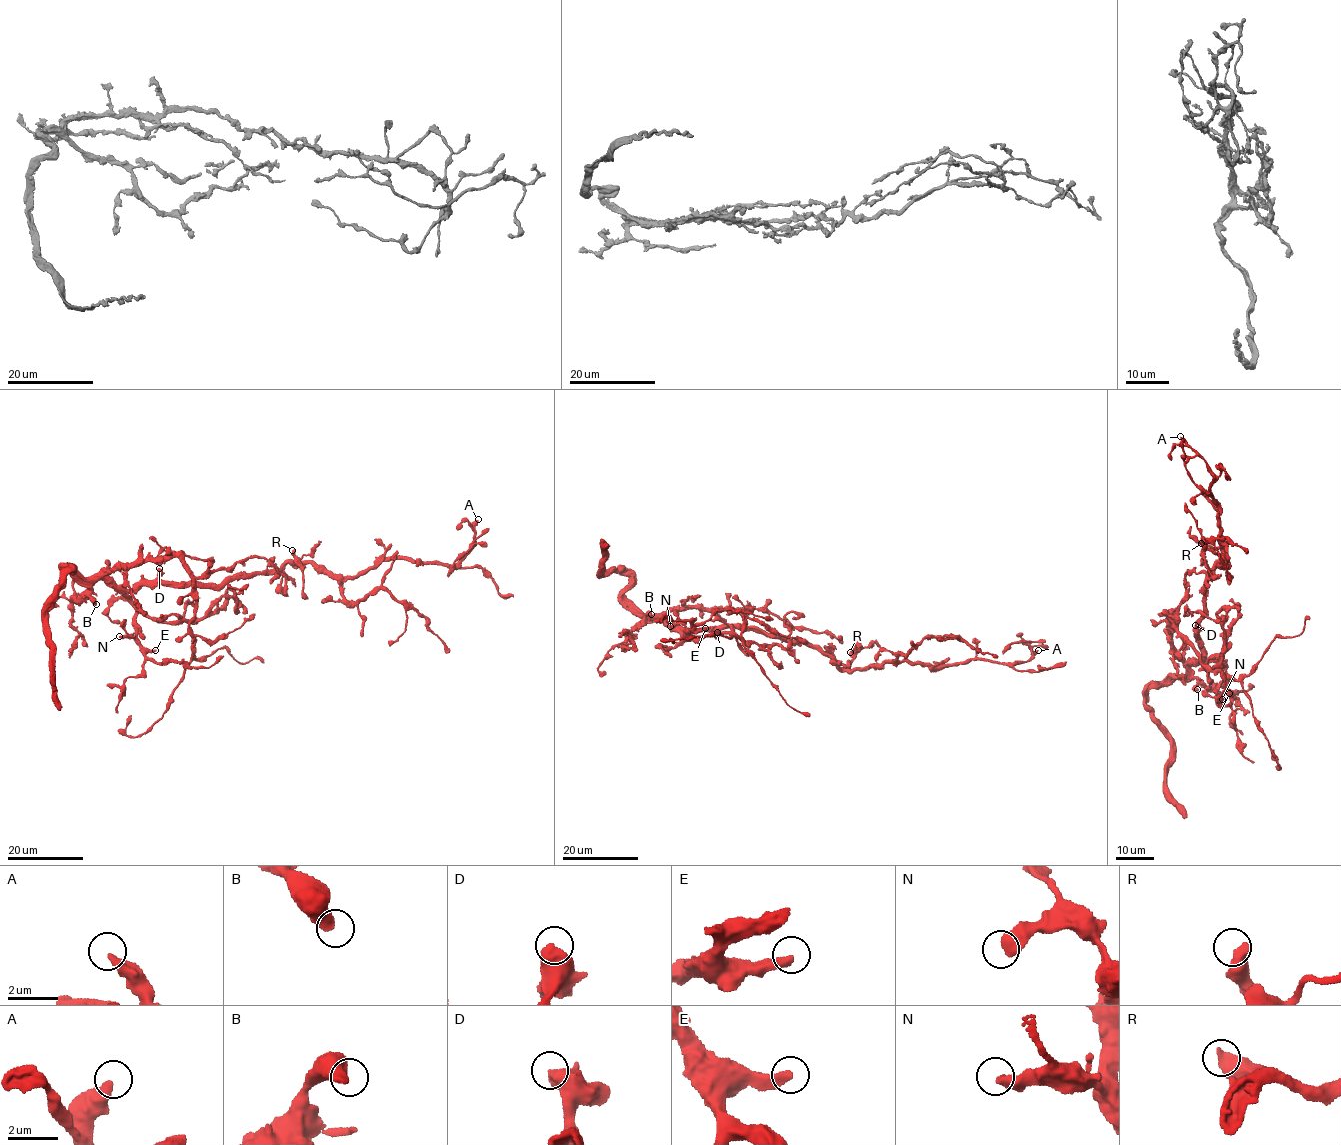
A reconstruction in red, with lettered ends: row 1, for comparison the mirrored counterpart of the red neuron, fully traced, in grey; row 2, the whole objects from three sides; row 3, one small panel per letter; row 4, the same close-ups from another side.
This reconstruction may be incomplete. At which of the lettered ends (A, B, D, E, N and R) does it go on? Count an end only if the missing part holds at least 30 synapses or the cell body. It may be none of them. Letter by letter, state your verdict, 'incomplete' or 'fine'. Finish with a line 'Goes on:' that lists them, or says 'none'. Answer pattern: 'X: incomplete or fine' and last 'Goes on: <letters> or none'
A: fine
B: fine
D: fine
E: fine
N: fine
R: fine
Goes on: none

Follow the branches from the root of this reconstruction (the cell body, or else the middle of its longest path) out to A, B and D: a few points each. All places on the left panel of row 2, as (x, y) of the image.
A: (166, 585), (228, 582), (287, 563), (314, 563), (350, 577), (393, 558), (456, 565), (472, 545), (478, 519)
B: (166, 585), (138, 584), (126, 589), (108, 586), (98, 579), (90, 595), (96, 604)
D: (166, 585), (159, 577), (159, 568)

